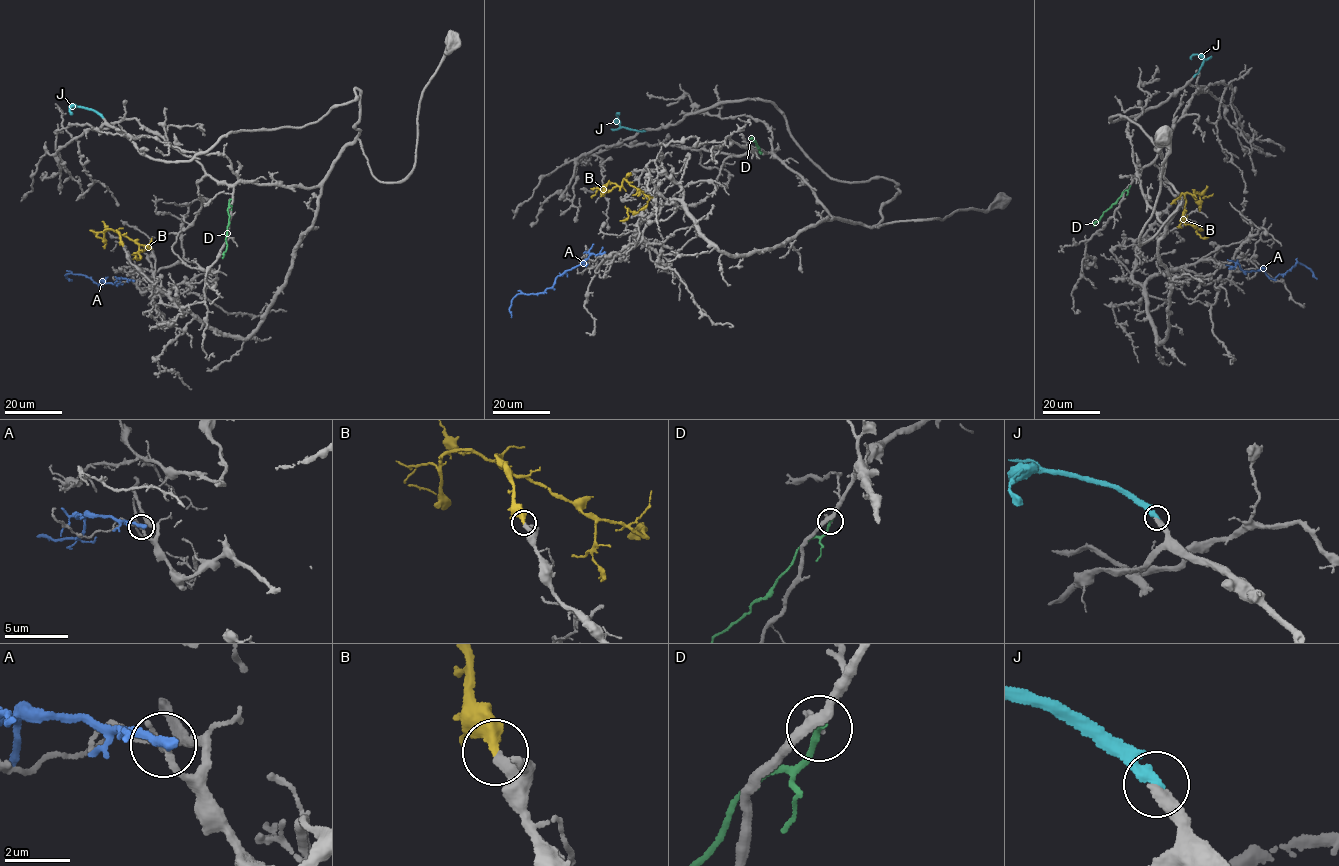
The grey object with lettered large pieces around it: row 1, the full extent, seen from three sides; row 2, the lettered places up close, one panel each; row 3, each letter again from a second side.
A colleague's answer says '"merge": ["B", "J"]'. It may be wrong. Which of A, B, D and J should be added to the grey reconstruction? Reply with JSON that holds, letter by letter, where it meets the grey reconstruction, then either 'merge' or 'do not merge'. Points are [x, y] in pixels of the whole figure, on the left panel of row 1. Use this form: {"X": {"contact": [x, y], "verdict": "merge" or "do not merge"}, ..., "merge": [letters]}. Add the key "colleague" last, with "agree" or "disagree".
{"A": {"contact": [133, 281], "verdict": "do not merge"}, "B": {"contact": [123, 245], "verdict": "merge"}, "D": {"contact": [229, 200], "verdict": "do not merge"}, "J": {"contact": [102, 117], "verdict": "merge"}, "merge": ["B", "J"], "colleague": "agree"}

